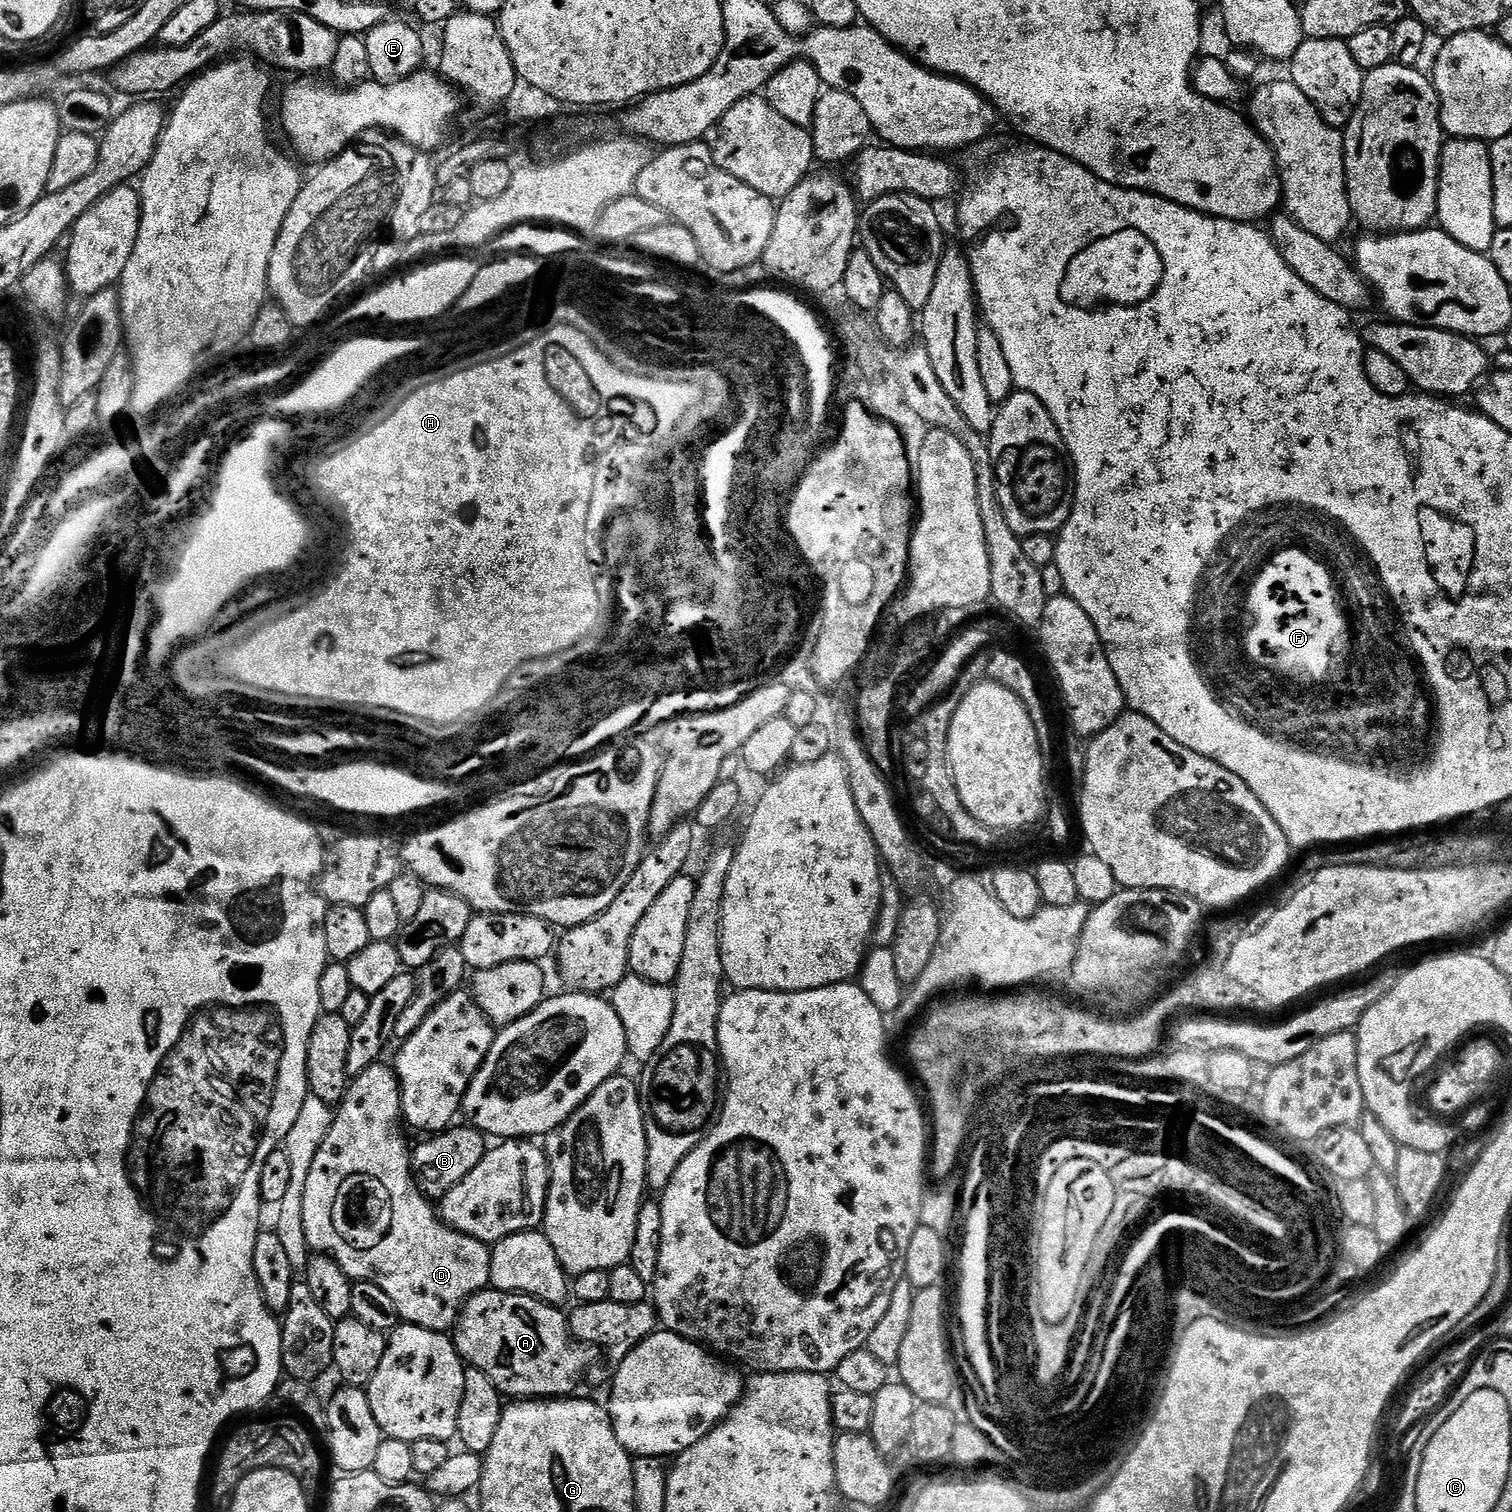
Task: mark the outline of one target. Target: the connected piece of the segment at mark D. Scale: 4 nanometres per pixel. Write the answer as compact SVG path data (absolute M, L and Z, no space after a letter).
M377 1062L371 1064L366 1070L362 1070L357 1076L351 1077L344 1100L335 1109L329 1133L326 1134L321 1149L316 1153L314 1164L310 1167L310 1172L307 1175L302 1217L303 1225L305 1226L306 1242L313 1253L331 1256L333 1260L336 1260L338 1266L342 1266L344 1273L351 1276L353 1281L365 1280L374 1286L379 1286L393 1300L403 1323L422 1326L426 1330L448 1334L455 1329L456 1319L460 1316L464 1303L471 1296L485 1291L491 1285L490 1258L492 1257L492 1249L489 1245L483 1244L478 1238L470 1238L466 1234L455 1232L449 1224L441 1220L437 1205L429 1200L427 1196L420 1193L420 1188L416 1185L414 1177L412 1177L410 1144L404 1141L400 1128L402 1129L400 1079L396 1076L395 1067L388 1065L387 1068L384 1062Z

